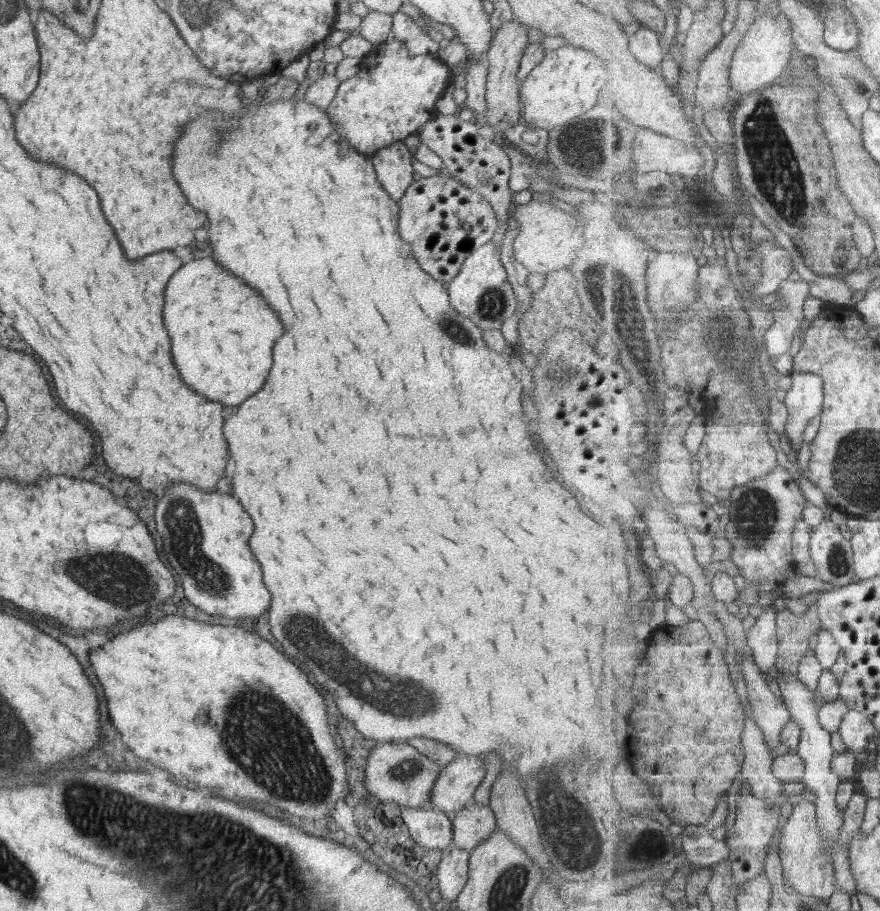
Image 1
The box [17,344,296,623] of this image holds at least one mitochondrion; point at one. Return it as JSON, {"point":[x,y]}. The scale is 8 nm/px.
{"point":[181,520]}

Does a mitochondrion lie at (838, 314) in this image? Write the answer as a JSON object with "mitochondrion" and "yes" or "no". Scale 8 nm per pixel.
{"mitochondrion":"no"}

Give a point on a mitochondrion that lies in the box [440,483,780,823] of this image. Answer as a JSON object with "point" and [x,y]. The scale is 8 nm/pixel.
{"point":[761,514]}

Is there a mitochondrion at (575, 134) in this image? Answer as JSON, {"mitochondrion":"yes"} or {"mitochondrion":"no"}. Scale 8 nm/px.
{"mitochondrion":"yes"}

